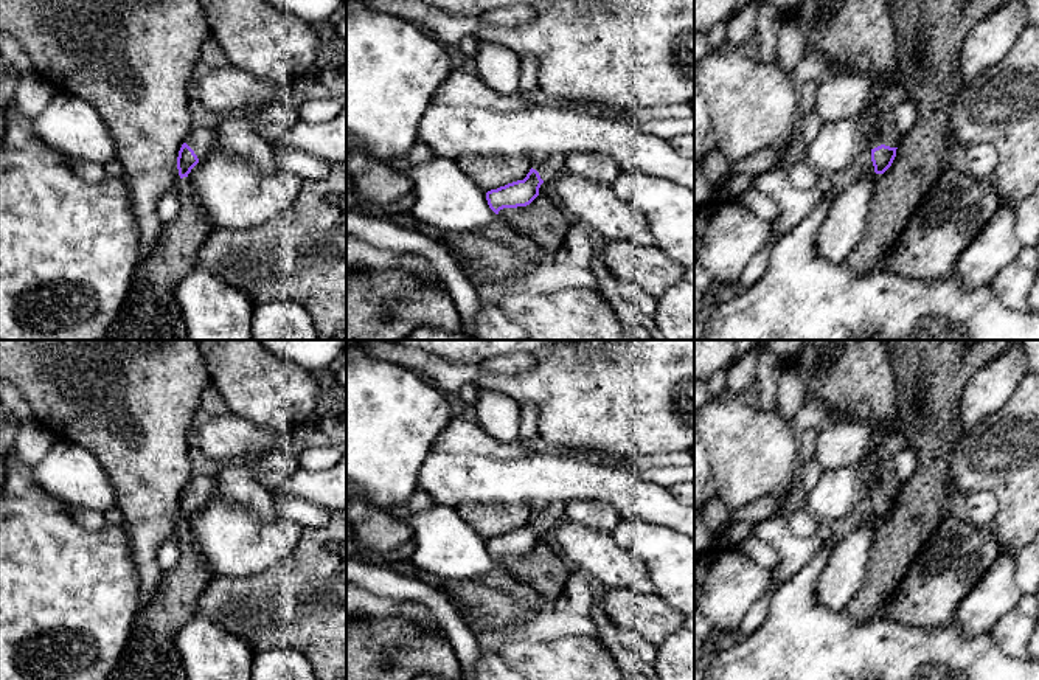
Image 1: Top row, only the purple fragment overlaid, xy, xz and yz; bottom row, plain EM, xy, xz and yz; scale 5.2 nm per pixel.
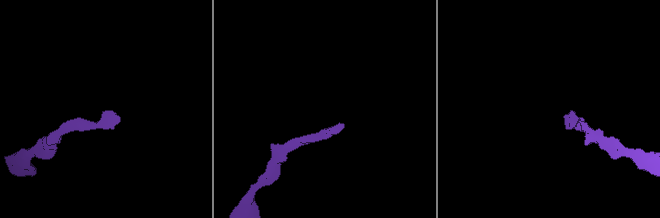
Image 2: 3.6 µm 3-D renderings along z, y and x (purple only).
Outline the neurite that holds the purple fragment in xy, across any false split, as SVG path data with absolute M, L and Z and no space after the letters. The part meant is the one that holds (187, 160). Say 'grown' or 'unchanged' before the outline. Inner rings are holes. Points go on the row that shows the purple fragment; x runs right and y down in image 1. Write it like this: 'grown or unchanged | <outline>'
grown | M221 118L205 127L193 127L177 157L180 179L188 177L191 169L211 154L217 144L217 126Z

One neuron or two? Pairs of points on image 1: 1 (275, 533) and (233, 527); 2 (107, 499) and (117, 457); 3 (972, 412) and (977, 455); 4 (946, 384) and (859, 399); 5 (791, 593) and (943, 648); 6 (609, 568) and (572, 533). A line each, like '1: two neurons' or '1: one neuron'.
1: one neuron
2: two neurons
3: two neurons
4: two neurons
5: one neuron
6: one neuron

